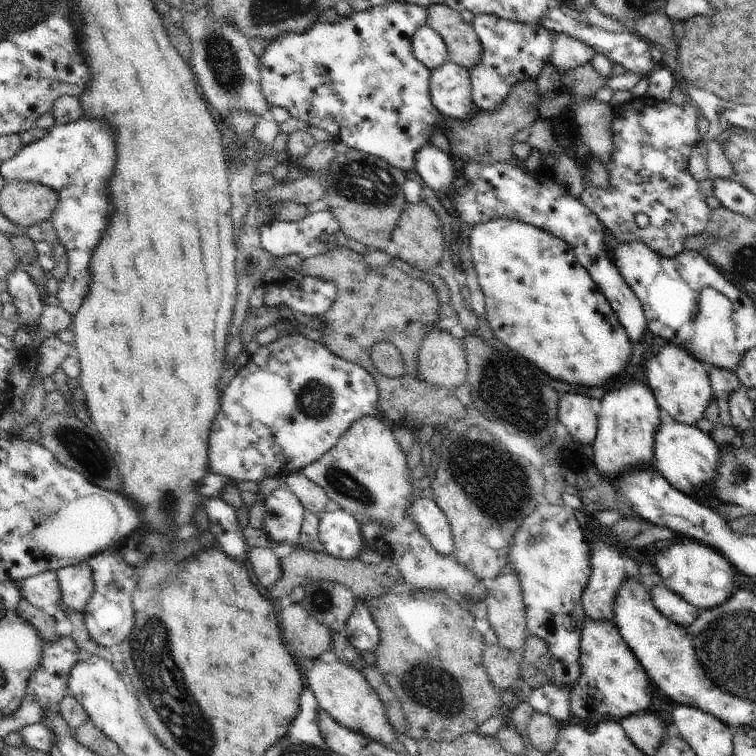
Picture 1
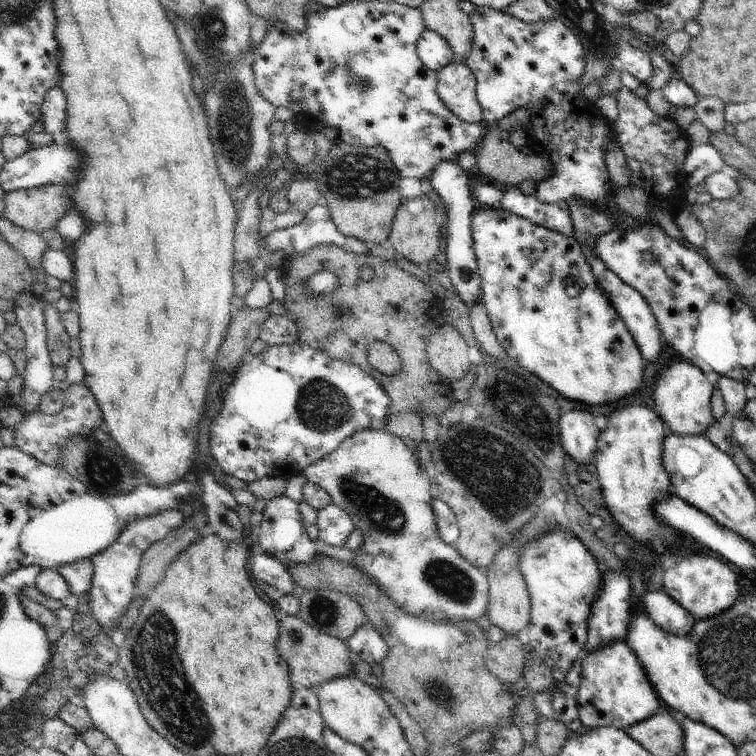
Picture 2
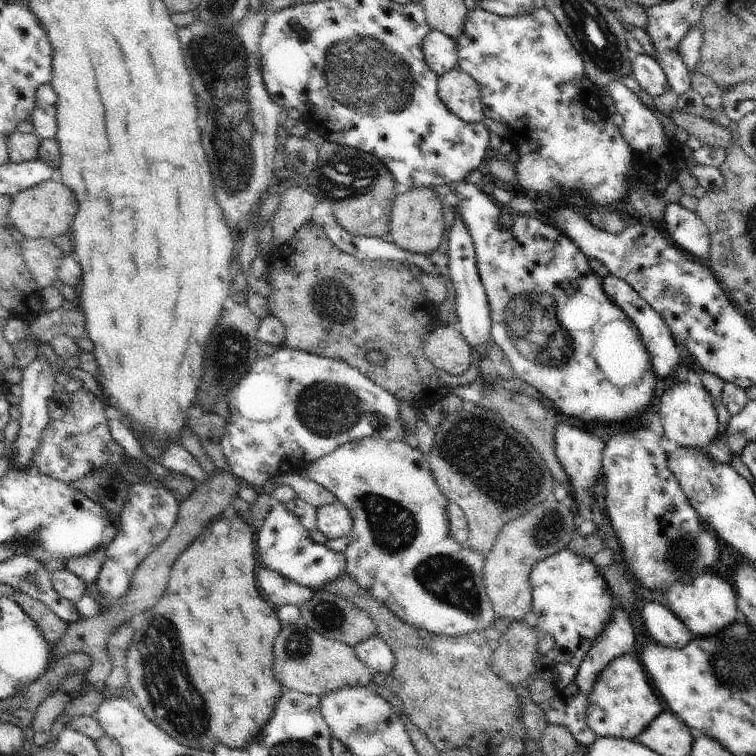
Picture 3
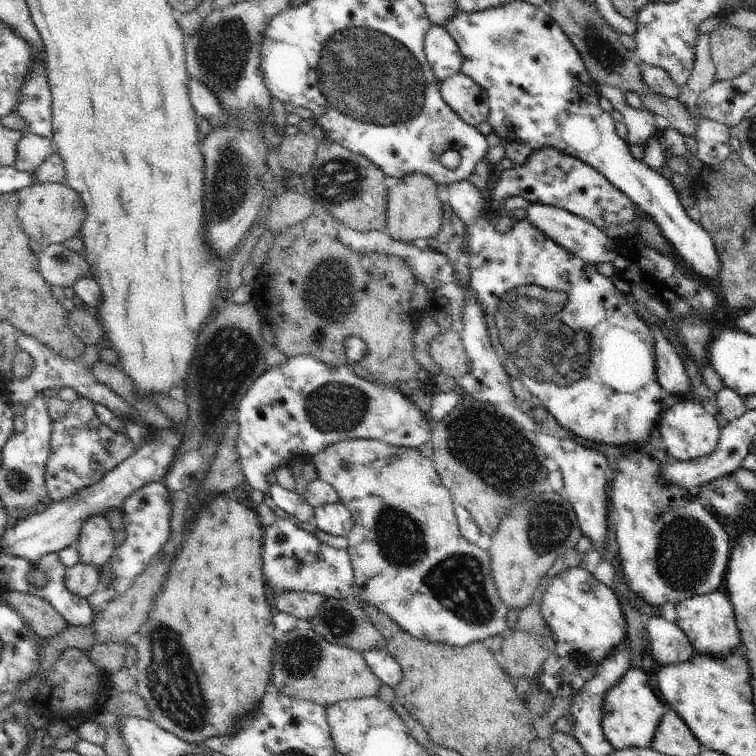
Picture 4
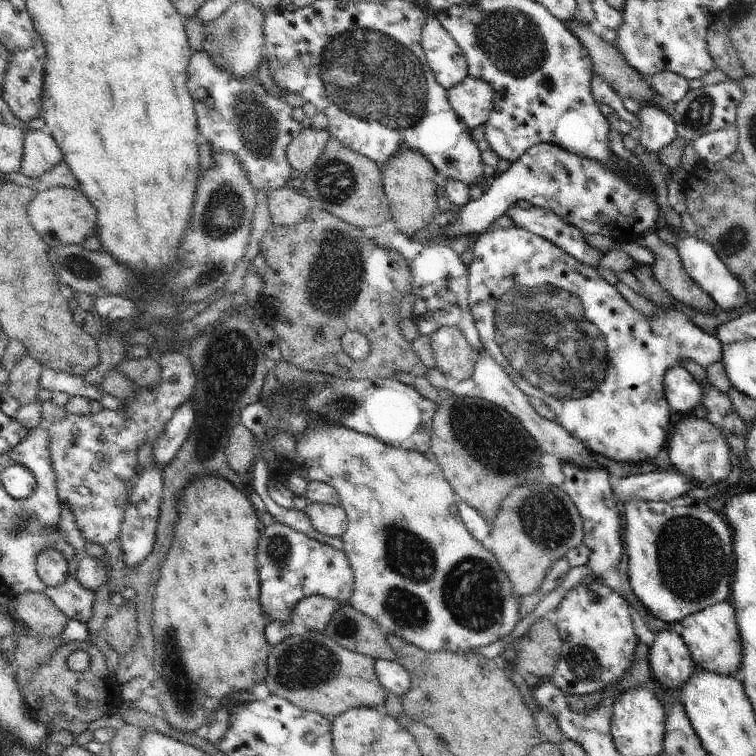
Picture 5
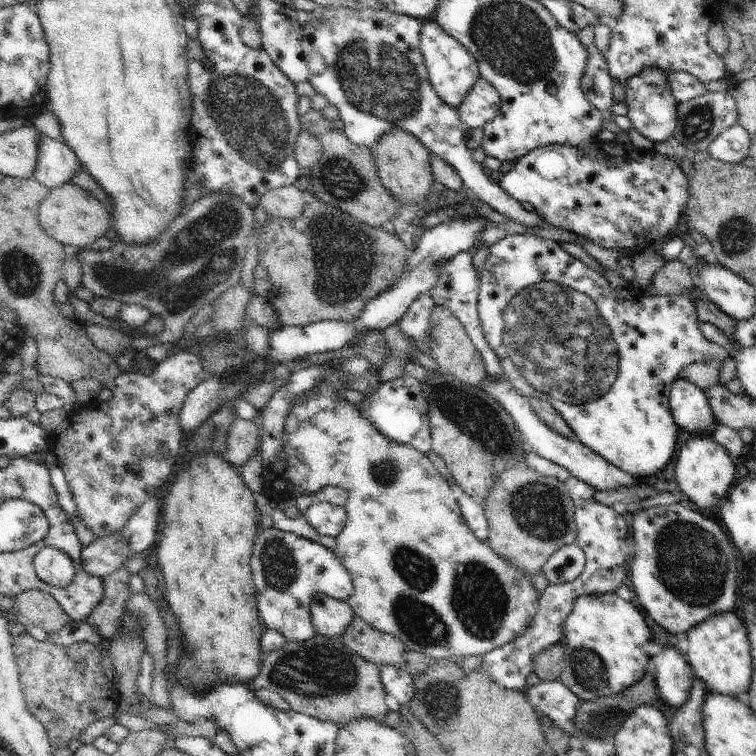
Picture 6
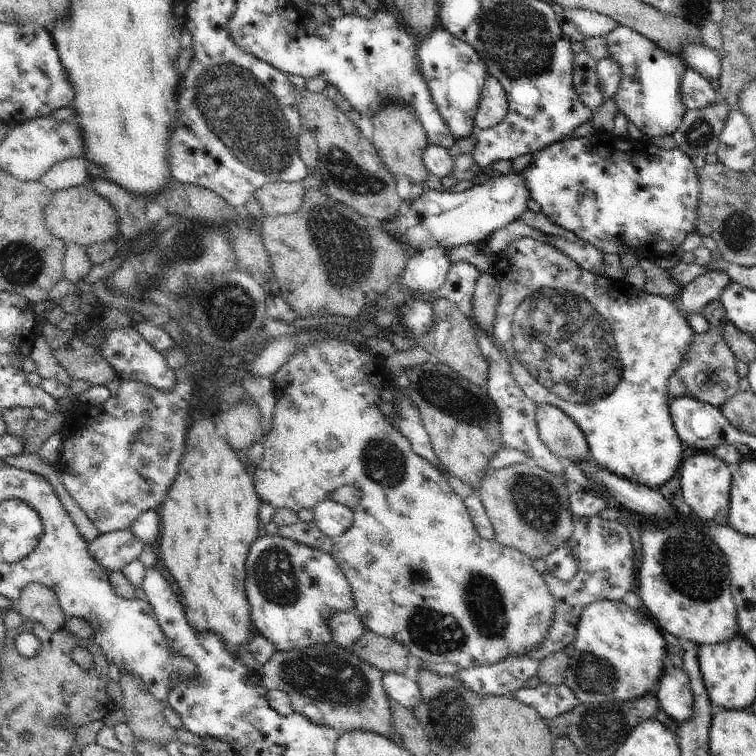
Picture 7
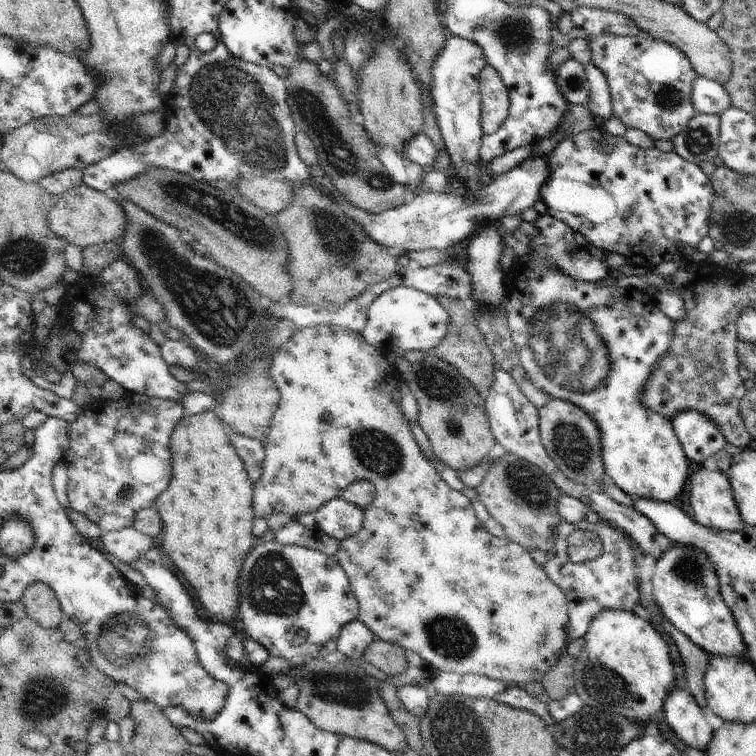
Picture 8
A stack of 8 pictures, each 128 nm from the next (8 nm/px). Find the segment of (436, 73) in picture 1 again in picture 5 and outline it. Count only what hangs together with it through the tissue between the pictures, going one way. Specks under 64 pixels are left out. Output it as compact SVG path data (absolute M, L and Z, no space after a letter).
M468 75L464 82L447 92L450 106L470 131L488 120L494 102L494 90L487 82Z

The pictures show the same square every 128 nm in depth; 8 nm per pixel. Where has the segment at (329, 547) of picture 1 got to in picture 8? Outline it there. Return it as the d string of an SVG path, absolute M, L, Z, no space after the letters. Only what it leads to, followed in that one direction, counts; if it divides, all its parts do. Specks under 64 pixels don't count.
M341 497L331 499L314 512L316 528L339 542L352 537L362 529L365 520L363 517L362 509Z

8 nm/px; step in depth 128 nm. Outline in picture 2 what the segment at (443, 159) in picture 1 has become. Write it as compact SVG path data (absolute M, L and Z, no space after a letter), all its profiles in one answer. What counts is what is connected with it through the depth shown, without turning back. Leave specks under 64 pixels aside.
M438 162L434 168L434 174L430 178L432 189L444 200L447 209L447 266L452 285L459 298L472 308L482 298L481 278L477 266L477 258L474 252L473 238L471 234L472 212L478 204L472 193L469 183L470 178L457 162Z

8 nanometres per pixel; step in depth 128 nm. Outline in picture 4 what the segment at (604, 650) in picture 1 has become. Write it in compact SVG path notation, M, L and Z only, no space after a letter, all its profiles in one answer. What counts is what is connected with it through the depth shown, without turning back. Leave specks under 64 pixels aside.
M630 667L620 682L604 698L602 732L616 750L650 748L660 720L670 710L672 707L662 703L654 689L650 687L650 680L643 669Z

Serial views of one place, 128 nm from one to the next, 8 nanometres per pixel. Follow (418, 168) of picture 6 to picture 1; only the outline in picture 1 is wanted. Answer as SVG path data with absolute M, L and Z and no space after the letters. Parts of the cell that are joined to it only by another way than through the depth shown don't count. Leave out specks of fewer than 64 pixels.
M422 199L413 205L407 205L405 210L402 211L396 228L392 232L391 240L396 246L397 256L408 262L412 268L422 270L422 272L433 271L444 256L445 246L440 217Z

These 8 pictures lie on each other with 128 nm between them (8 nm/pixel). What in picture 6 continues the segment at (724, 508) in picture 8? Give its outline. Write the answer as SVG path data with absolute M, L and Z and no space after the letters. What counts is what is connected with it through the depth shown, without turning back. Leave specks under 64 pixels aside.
M691 435L686 444L680 448L675 463L676 489L692 502L696 508L708 509L721 506L727 498L728 488L734 485L736 479L736 461L712 440L712 435Z

